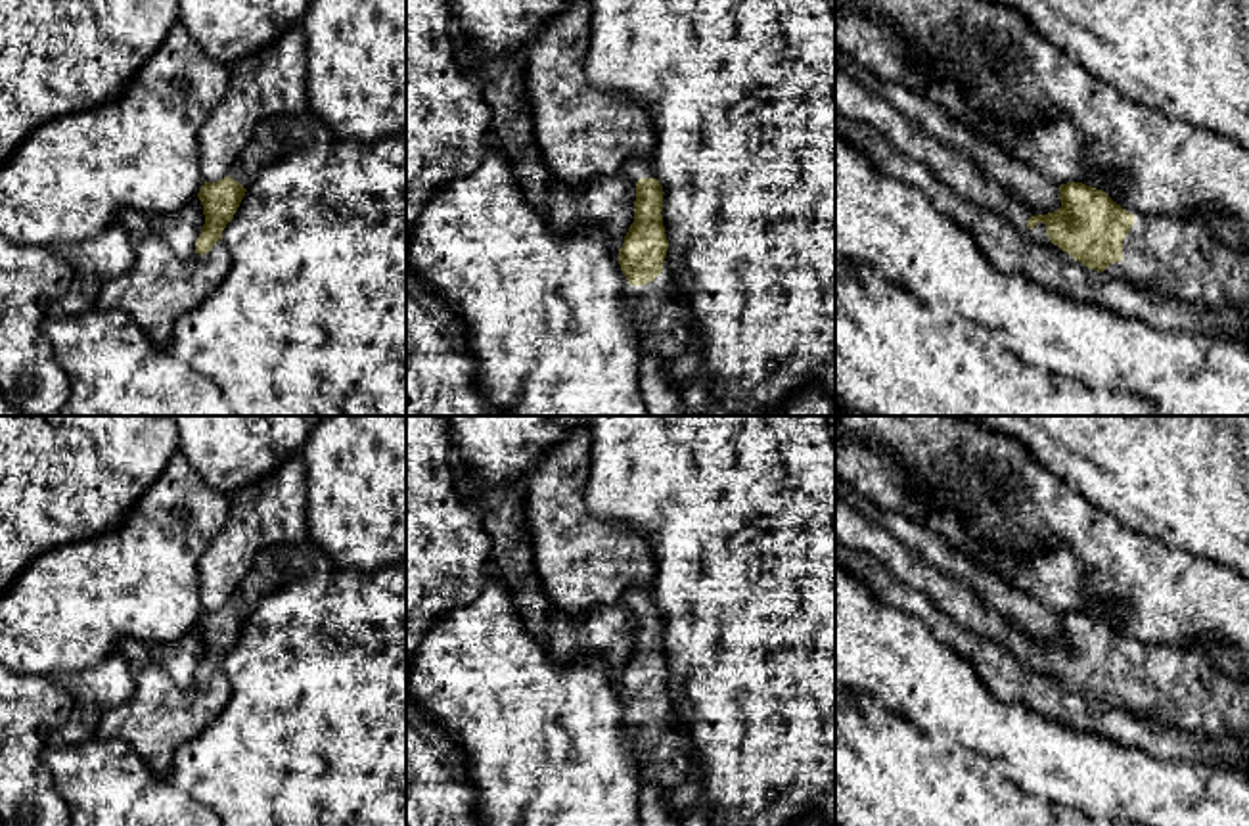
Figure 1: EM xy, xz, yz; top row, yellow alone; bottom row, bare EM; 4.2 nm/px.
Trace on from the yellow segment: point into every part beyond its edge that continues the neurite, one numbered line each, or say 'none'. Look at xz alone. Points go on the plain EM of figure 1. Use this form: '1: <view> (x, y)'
1: xz (638, 598)
2: xz (638, 723)

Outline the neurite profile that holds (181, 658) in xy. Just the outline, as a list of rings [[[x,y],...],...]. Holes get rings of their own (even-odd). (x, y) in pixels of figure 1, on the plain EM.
[[[193,627],[186,636],[174,642],[140,642],[126,638],[119,644],[119,650],[134,671],[157,663],[180,688],[193,688],[205,644],[201,629]]]

